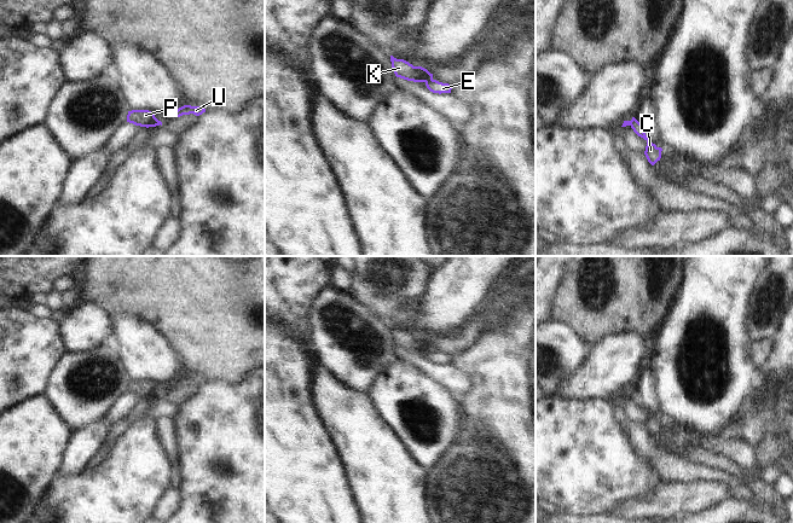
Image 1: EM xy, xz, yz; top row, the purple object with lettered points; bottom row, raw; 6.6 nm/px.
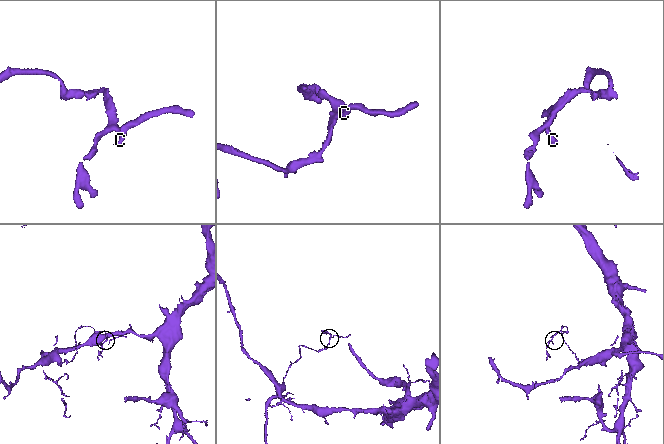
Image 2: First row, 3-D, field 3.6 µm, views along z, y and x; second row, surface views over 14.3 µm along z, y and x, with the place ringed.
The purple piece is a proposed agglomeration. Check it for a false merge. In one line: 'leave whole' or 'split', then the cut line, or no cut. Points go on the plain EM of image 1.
split; cut xz (432, 348), (426, 353)

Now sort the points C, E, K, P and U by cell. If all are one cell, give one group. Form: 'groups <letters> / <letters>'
groups C E U / K P

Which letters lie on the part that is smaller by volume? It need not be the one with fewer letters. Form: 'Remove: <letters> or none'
Remove: C, E, U

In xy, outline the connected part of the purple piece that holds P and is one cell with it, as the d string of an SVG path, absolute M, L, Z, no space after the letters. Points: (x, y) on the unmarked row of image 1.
M132 380L128 382L127 393L140 397L156 397L161 395L155 385L149 380Z

